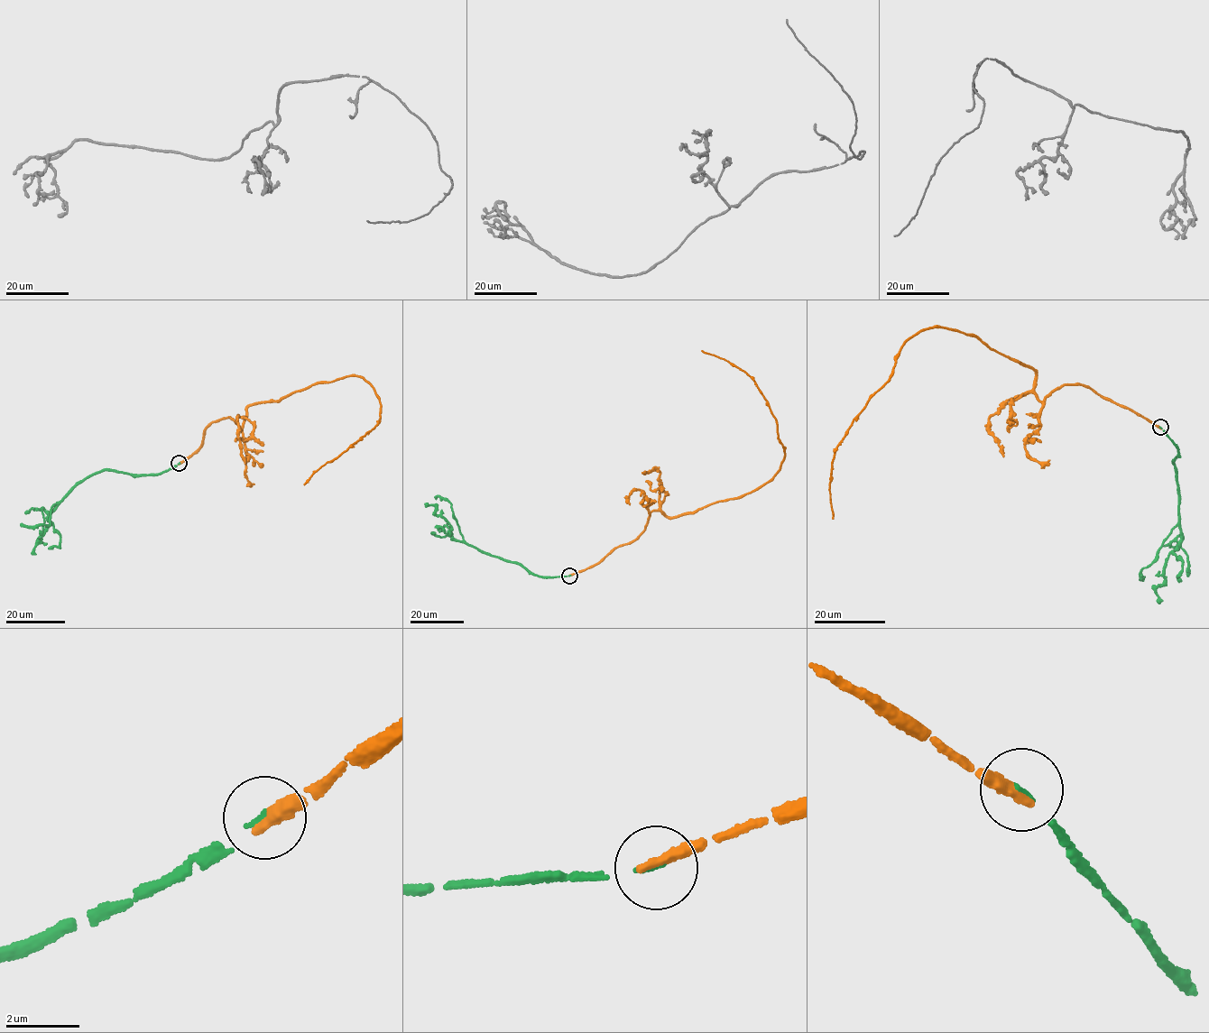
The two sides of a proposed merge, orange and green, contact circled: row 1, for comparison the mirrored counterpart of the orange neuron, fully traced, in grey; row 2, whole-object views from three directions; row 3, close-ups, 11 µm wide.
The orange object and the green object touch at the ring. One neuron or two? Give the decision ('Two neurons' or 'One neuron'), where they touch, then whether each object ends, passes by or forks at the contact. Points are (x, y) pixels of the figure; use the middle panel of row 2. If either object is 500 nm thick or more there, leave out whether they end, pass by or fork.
One neuron. Place: (569, 576). At the ring orange ends. At the ring green ends

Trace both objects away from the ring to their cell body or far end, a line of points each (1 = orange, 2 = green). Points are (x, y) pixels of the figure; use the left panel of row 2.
1: (179, 463), (211, 422), (228, 417), (241, 428), (253, 403), (362, 376), (380, 421), (303, 484)
2: (179, 463), (152, 474), (106, 470), (84, 479), (50, 514), (48, 528), (38, 538), (32, 555)

